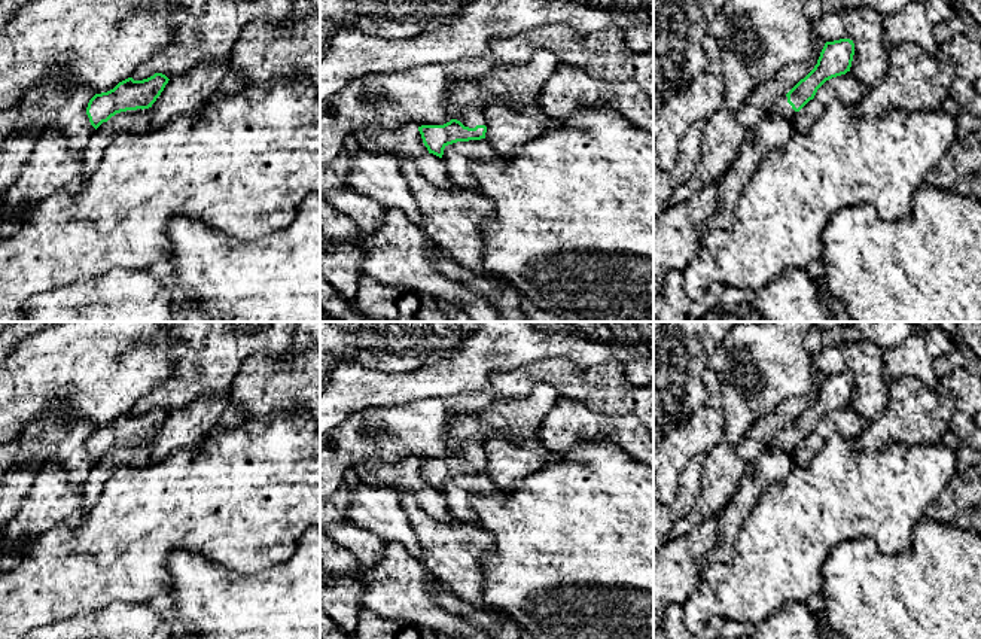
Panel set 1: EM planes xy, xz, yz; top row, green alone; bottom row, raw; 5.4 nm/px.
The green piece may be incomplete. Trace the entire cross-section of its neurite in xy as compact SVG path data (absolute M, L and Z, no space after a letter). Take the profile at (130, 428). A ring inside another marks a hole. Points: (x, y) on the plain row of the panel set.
M155 407L143 414L128 411L119 416L113 423L95 427L86 441L91 459L97 463L116 447L152 441L168 414L170 413L162 407Z

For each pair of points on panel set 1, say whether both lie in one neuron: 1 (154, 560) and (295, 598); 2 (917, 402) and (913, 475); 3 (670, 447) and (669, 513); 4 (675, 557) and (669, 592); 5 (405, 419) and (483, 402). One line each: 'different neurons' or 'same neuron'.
1: different neurons
2: different neurons
3: different neurons
4: same neuron
5: same neuron

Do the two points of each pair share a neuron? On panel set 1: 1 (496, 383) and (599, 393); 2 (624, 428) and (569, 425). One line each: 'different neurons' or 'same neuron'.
1: same neuron
2: same neuron

